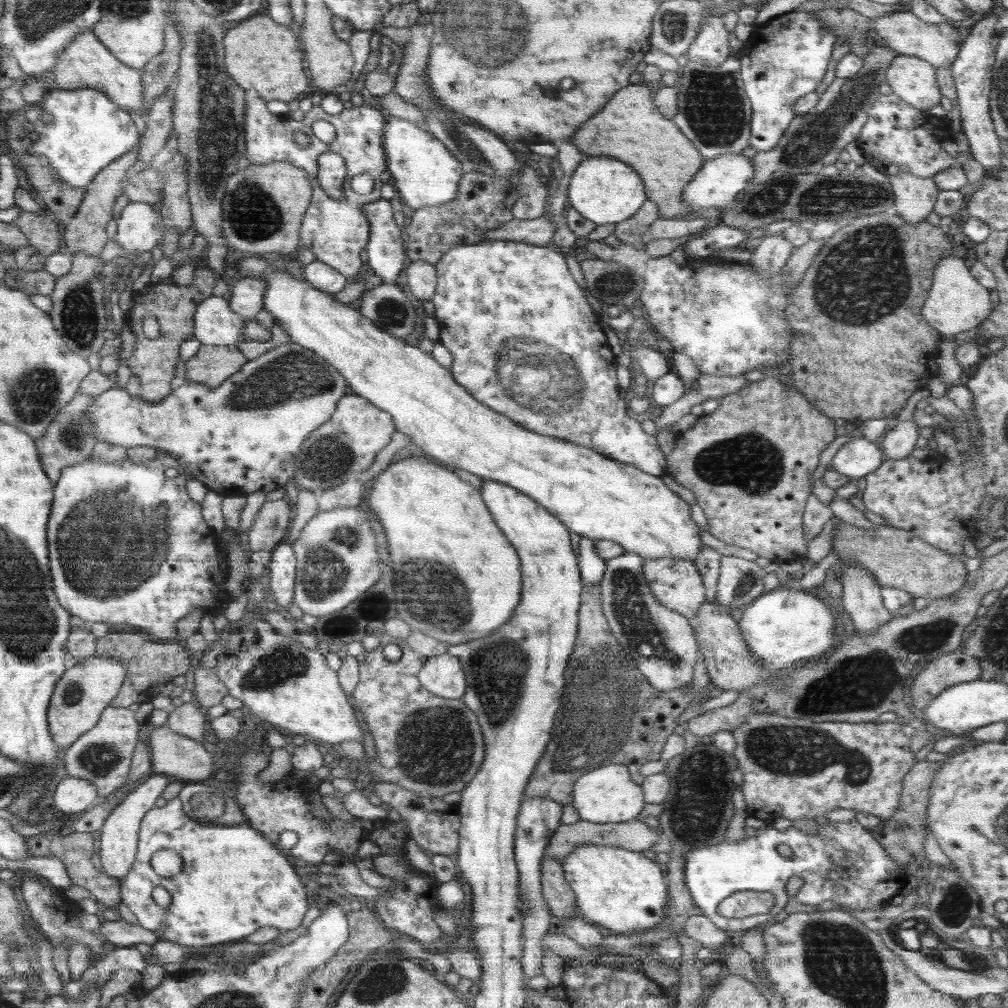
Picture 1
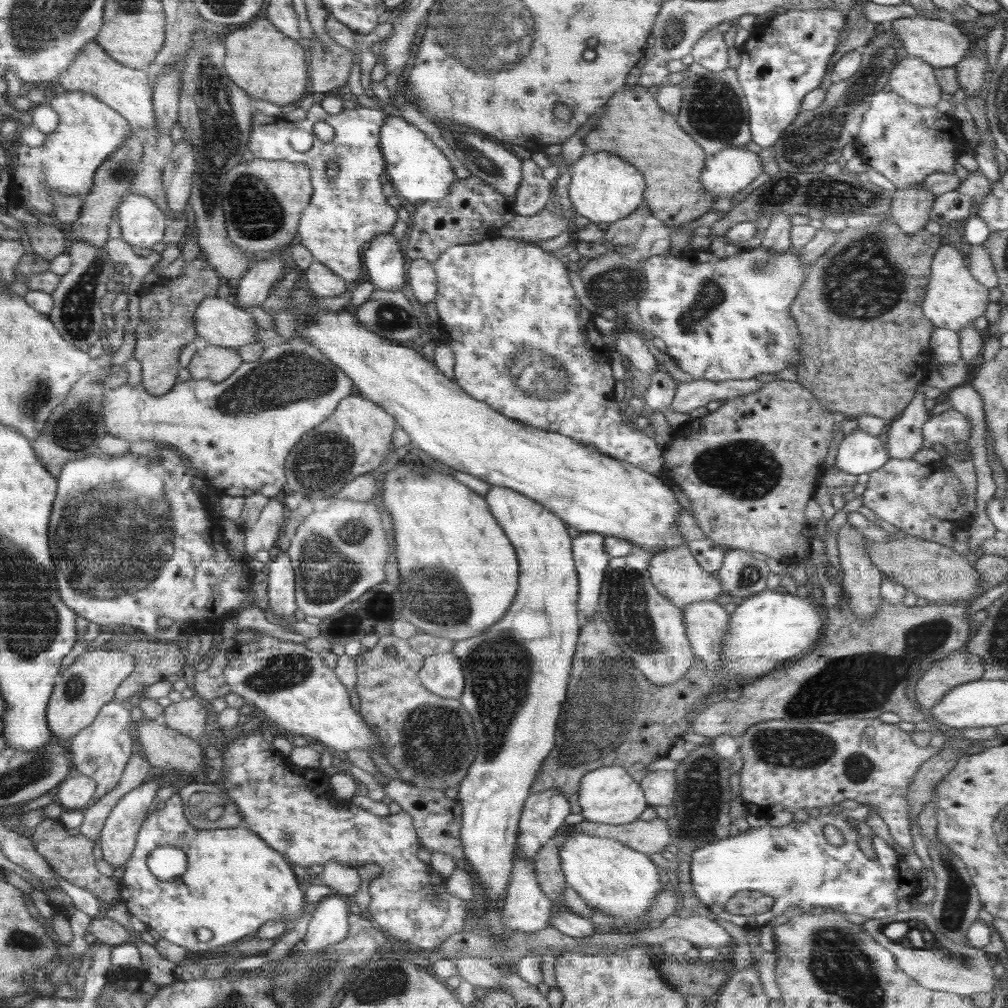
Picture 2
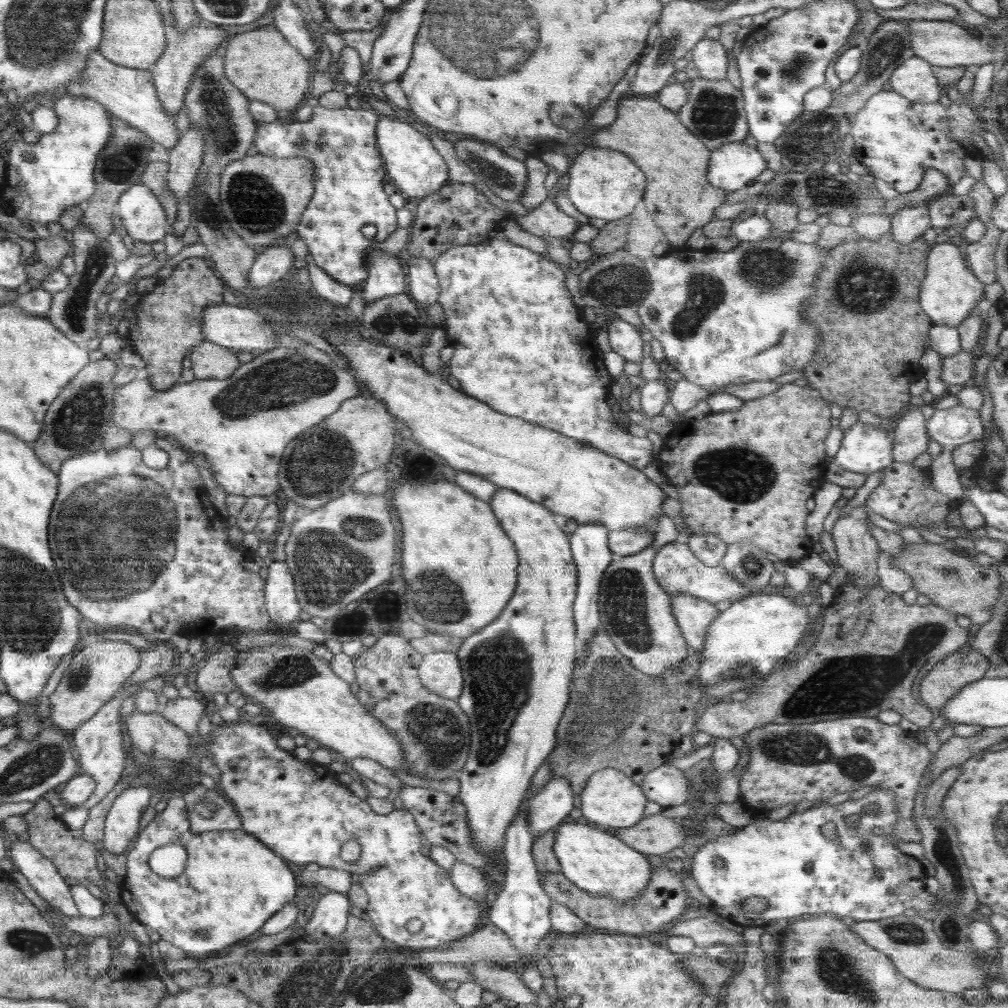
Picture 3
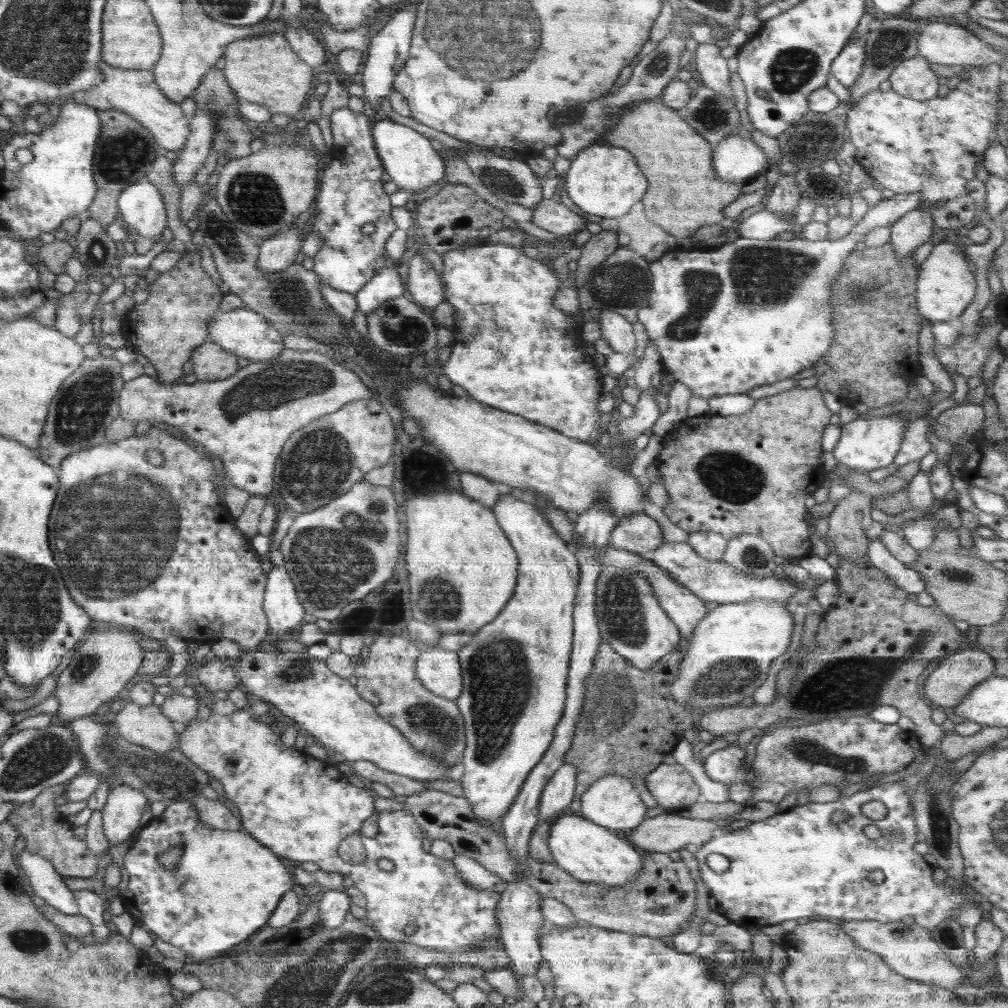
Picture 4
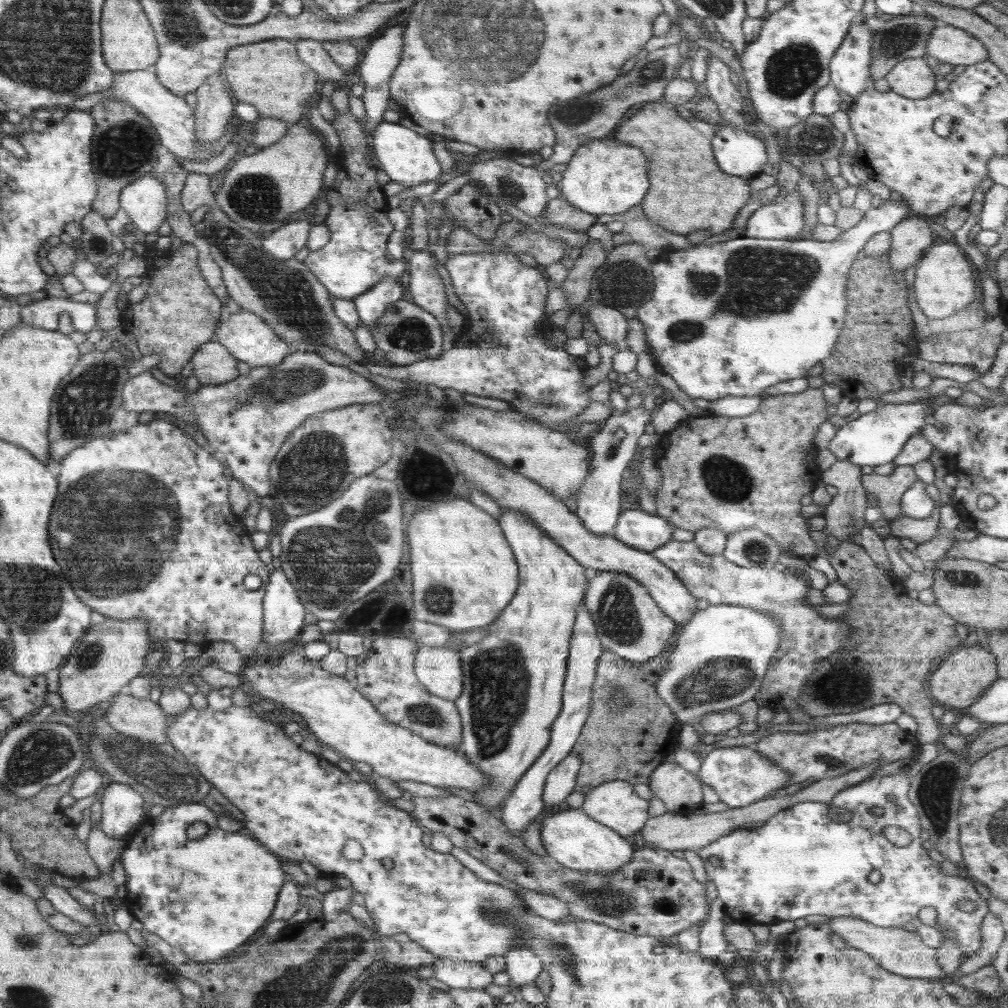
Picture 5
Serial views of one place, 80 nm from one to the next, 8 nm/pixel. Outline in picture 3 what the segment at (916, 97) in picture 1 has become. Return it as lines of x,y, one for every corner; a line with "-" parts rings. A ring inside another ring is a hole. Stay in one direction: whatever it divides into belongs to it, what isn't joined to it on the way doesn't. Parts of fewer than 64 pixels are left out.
914,56
900,64
889,76
892,89
908,101
923,104
937,102
942,88
932,72
932,65

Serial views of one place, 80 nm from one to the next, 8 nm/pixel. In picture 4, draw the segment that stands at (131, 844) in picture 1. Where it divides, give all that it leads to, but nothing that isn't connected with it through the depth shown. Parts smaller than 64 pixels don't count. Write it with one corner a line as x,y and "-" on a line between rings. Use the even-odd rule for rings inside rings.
120,782
113,786
102,808
103,831
109,844
116,846
124,842
138,828
148,804
146,797
140,789

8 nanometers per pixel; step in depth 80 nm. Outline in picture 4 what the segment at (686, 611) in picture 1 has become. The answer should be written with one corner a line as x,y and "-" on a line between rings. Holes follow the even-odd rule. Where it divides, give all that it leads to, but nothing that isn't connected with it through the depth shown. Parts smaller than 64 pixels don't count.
688,542
662,544
650,553
650,560
664,569
674,581
685,586
690,592
693,592
698,598
705,602
718,602
720,605
746,602
749,600
778,601
786,608
789,608
788,598
792,596
802,585
792,582
789,578
779,580
774,576
756,579
738,569
730,567
724,561
706,561
696,554
696,551
688,545

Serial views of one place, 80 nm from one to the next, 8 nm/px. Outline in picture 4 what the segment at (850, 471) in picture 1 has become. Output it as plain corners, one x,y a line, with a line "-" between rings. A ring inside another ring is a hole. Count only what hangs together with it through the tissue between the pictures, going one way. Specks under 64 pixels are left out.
907,408
898,413
897,416
892,414
892,417
856,419
842,426
839,441
832,448
832,454
837,462
859,472
886,468
895,459
903,439
905,424
912,418
912,414

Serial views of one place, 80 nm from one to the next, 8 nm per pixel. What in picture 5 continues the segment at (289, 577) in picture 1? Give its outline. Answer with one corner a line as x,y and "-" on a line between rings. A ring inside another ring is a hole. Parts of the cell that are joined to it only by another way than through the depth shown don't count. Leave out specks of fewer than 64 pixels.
281,569
272,572
271,583
266,588
266,598
263,599
263,641
268,647
282,646
300,634
307,612
296,589

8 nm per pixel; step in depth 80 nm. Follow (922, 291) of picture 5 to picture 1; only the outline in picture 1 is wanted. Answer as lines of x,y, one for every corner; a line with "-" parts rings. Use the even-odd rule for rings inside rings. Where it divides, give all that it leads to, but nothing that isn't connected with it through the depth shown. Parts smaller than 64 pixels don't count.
952,252
945,256
936,265
932,286
921,309
926,322
943,336
955,336
977,328
991,314
990,289
982,286
971,275
967,263
968,260
955,256

